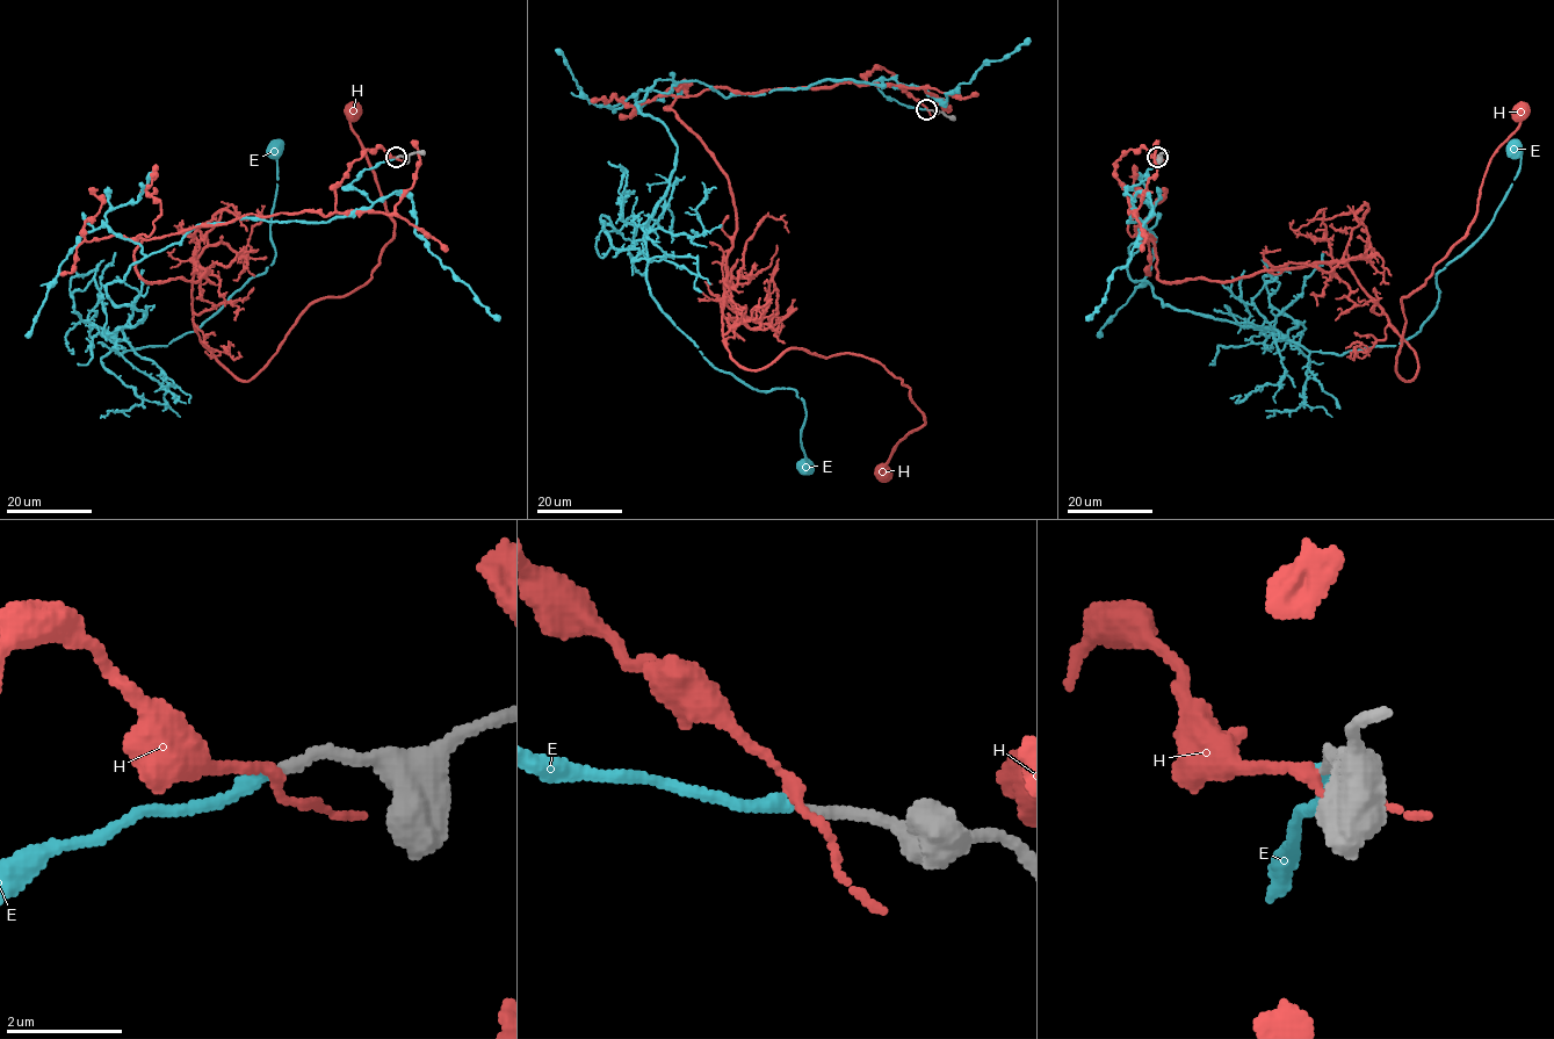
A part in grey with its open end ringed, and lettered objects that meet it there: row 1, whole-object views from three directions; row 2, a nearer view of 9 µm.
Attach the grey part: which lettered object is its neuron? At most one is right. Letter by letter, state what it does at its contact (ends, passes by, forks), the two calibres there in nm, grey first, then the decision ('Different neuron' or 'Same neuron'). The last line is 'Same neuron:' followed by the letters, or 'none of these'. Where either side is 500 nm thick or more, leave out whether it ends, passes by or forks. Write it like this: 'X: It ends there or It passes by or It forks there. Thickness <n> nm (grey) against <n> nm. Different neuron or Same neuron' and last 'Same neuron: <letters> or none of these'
E: It ends there. Thickness 190 nm (grey) against 260 nm. Same neuron
H: It passes by. Thickness 190 nm (grey) against 160 nm. Different neuron
Same neuron: E

